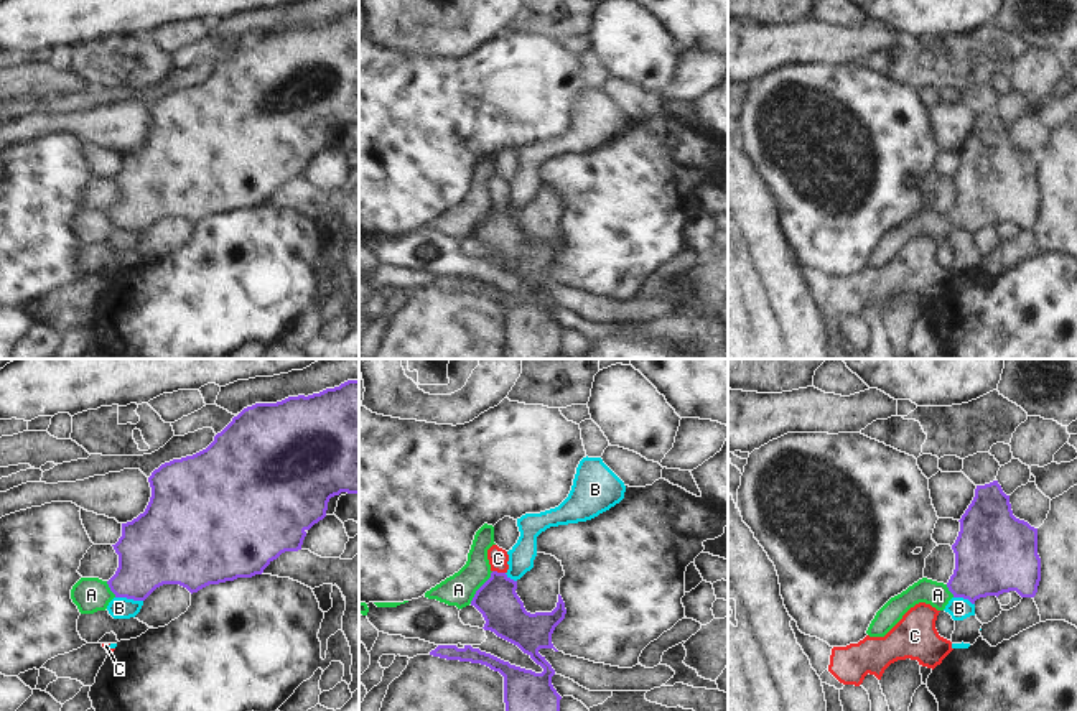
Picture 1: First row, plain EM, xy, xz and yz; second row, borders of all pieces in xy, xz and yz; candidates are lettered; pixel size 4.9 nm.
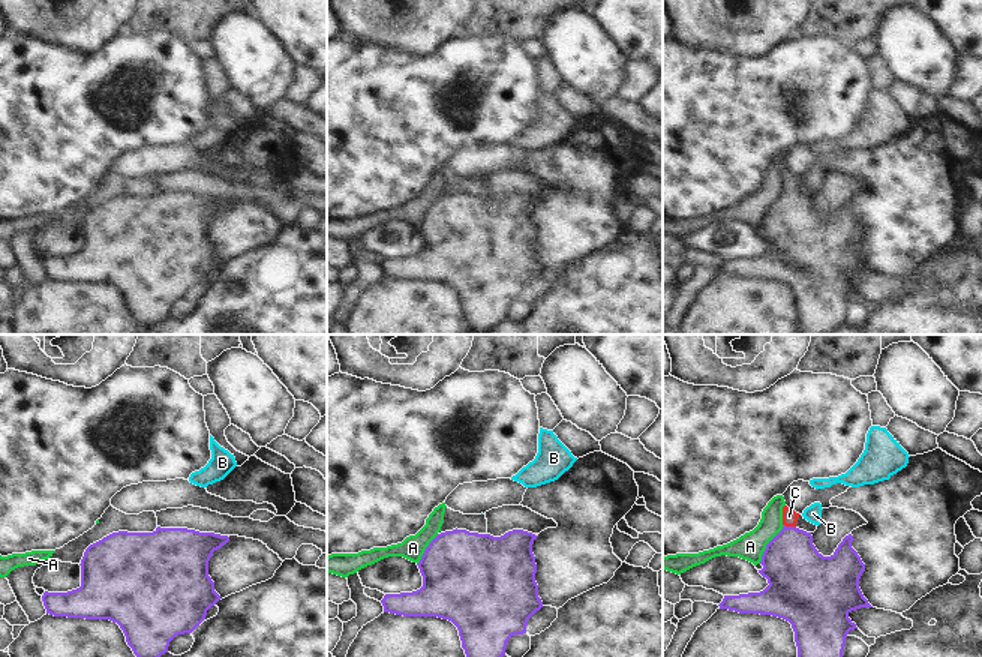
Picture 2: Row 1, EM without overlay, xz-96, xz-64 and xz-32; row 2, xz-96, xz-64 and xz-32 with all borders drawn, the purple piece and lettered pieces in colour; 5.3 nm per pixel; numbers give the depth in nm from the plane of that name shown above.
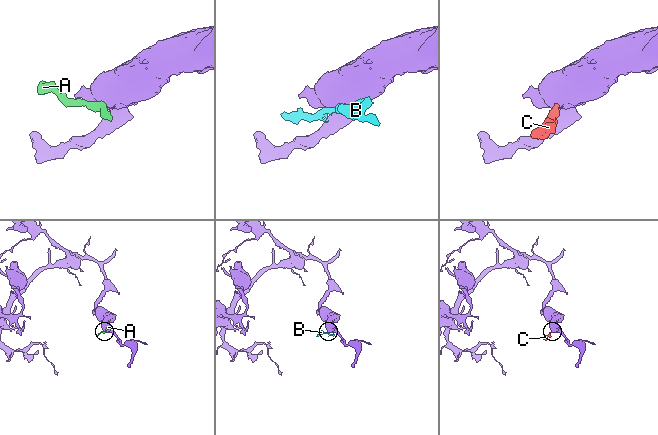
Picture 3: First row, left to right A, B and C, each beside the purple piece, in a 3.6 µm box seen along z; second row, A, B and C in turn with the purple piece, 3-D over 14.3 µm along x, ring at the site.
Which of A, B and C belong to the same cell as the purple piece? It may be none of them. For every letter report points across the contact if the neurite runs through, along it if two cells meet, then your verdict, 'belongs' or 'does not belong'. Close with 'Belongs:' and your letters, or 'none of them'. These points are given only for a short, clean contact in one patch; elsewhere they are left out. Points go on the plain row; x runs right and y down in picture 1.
A: along xz (493, 203), (470, 234) | does not belong
B: along xy (116, 227), (142, 232) | does not belong
C: across xz (496, 231), (499, 204), (498, 190) | belongs
Belongs: C

